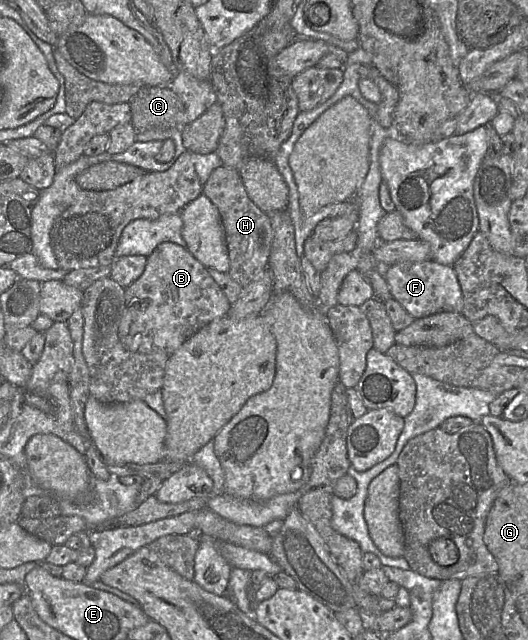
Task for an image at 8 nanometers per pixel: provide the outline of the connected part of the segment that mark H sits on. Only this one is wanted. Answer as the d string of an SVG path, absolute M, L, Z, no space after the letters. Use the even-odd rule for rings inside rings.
M219 166L209 175L202 193L217 207L221 216L230 263L228 275L246 287L268 268L274 237L271 219L248 196L238 170Z

